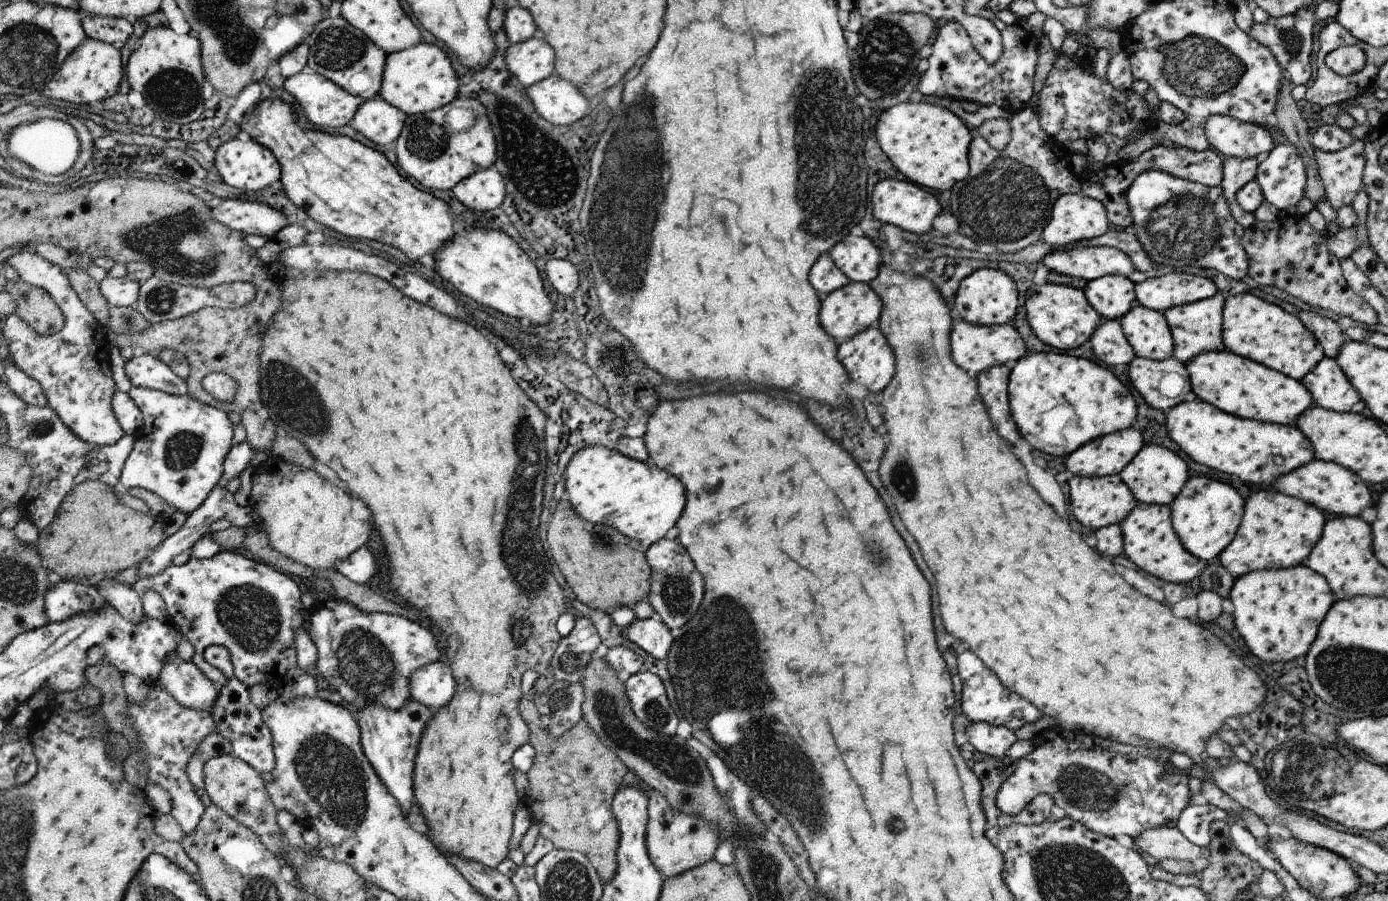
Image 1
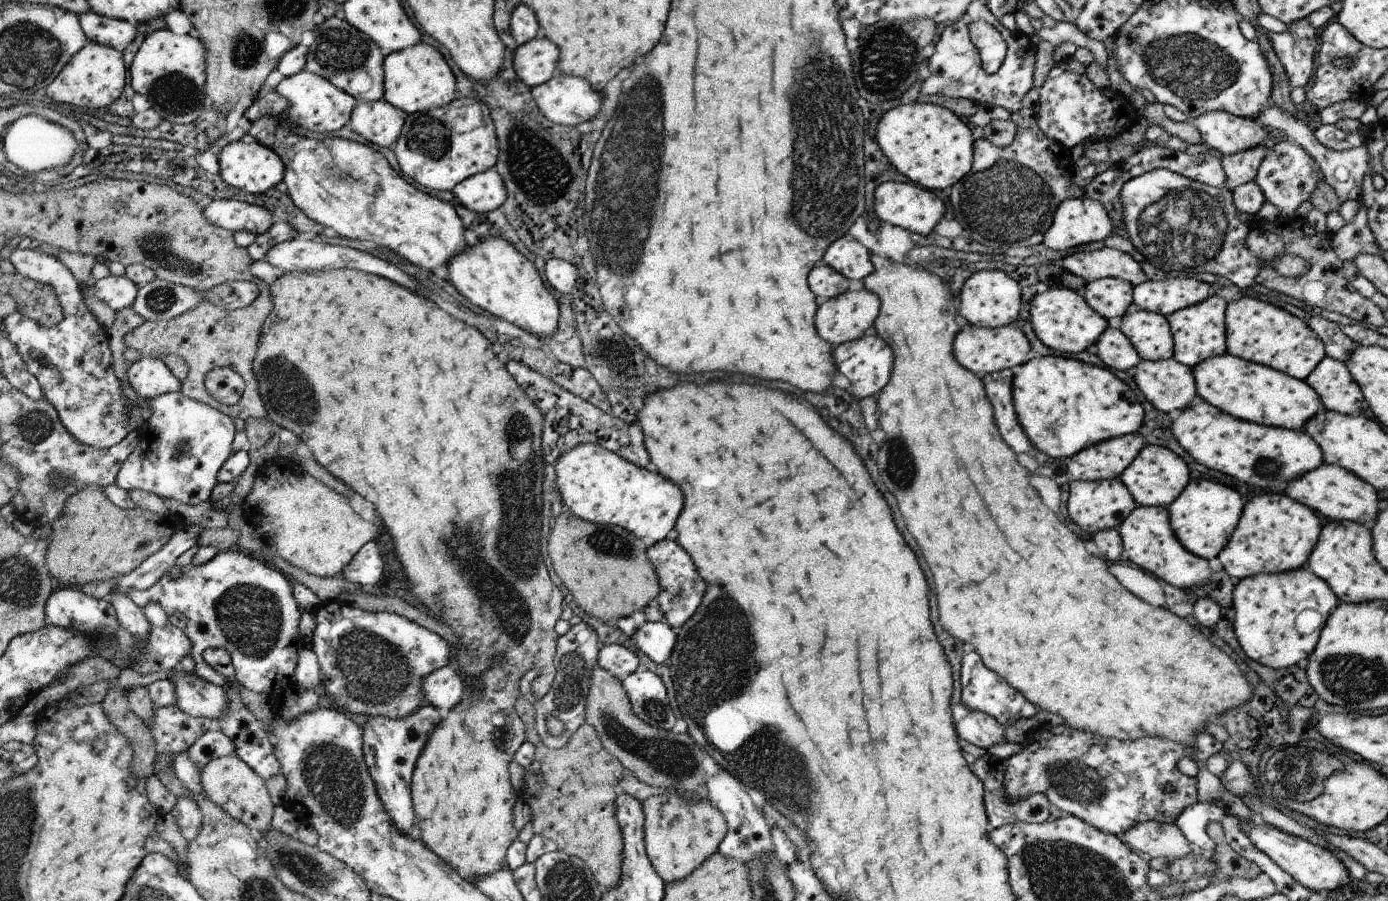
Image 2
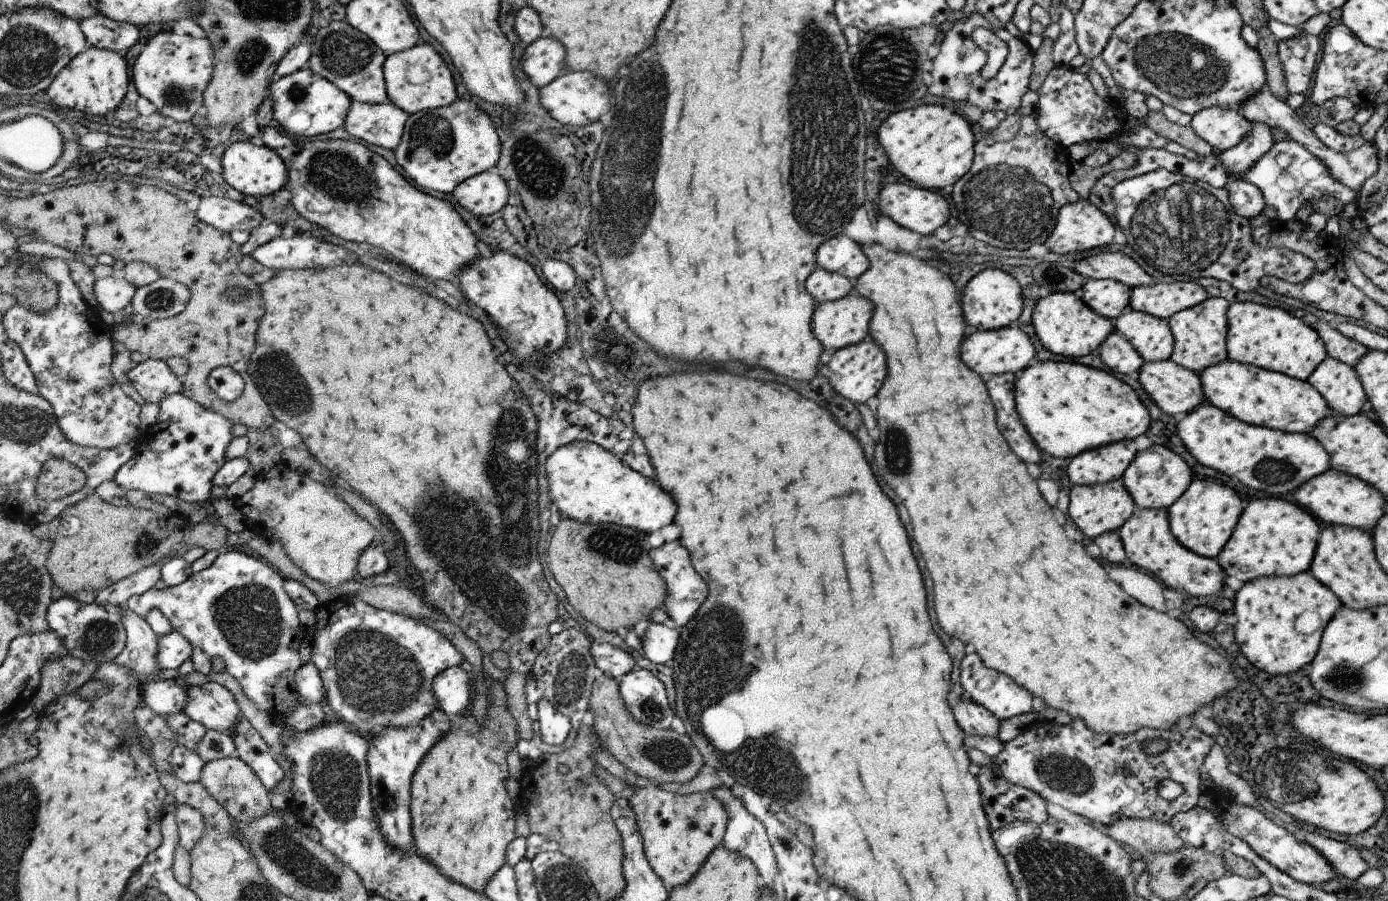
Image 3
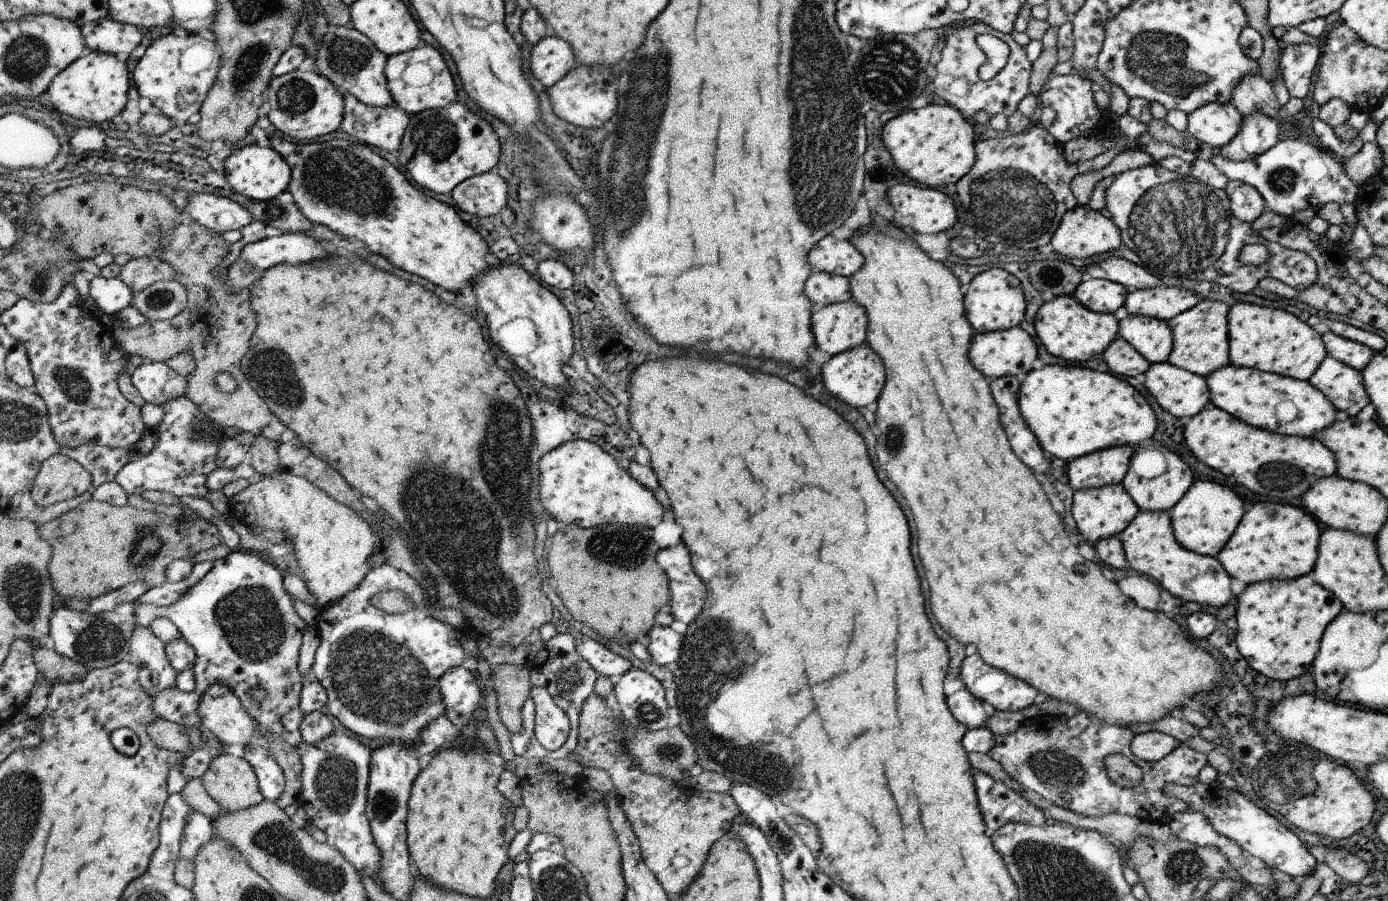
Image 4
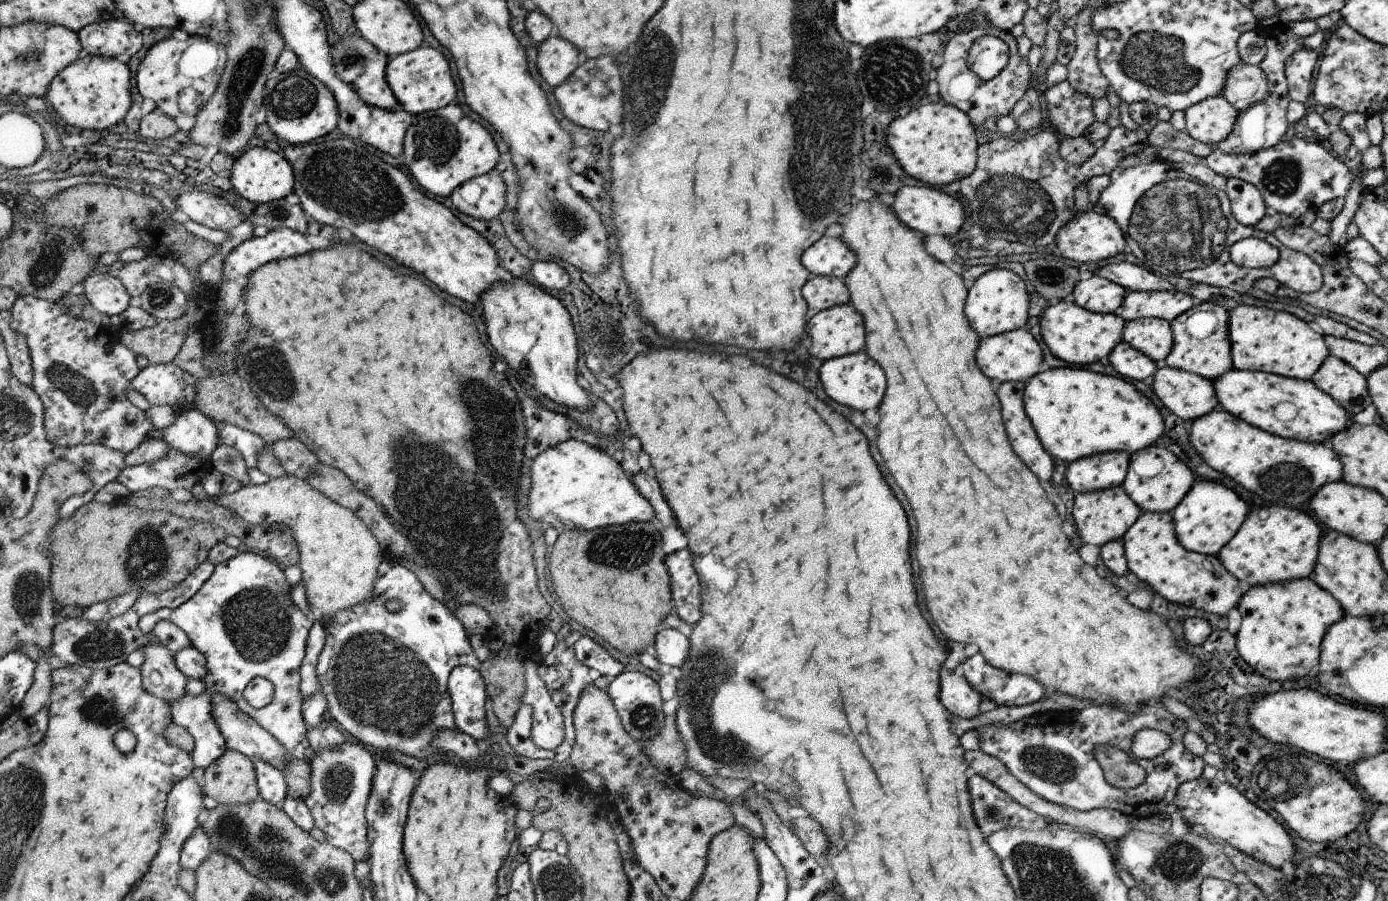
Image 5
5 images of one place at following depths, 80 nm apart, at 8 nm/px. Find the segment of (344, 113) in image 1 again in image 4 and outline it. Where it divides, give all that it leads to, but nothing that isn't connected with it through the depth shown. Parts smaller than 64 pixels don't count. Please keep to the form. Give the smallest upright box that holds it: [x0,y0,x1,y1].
[265,71,345,142]

